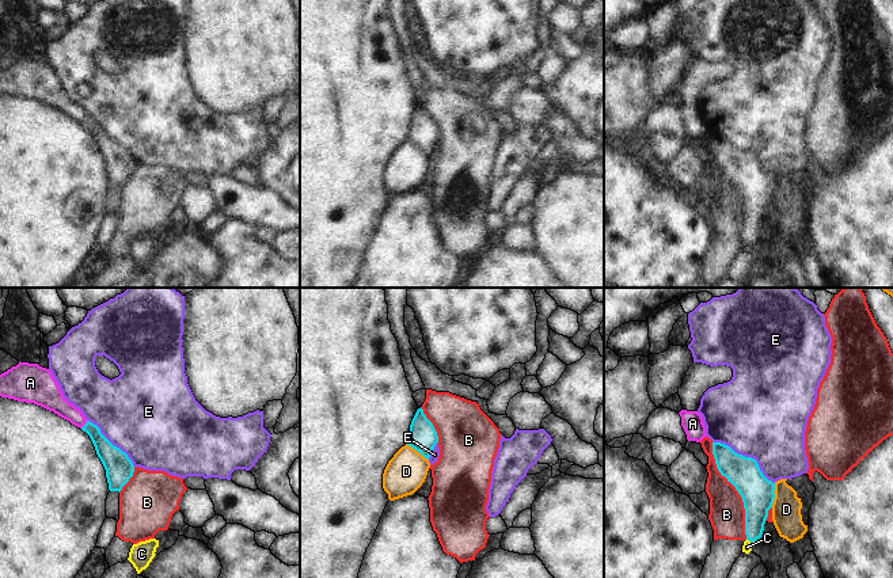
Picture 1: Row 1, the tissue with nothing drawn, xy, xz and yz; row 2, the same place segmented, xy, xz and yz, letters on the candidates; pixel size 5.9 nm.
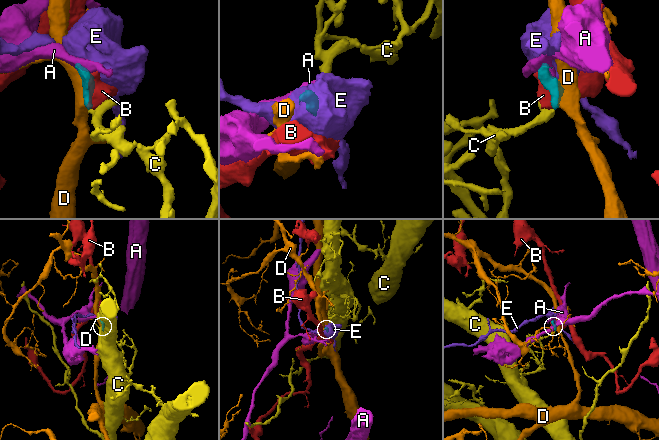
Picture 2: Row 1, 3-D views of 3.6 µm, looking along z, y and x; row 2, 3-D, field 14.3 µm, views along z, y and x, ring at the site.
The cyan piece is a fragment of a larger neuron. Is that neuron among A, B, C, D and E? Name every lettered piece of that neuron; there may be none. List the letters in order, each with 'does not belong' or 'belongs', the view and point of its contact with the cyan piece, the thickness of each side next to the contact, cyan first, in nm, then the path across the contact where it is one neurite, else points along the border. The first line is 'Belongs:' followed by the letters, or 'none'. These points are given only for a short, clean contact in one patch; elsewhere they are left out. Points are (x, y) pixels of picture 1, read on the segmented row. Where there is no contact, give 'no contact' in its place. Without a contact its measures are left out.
Belongs: C
A: does not belong; contact xy (84, 425); calibres 140 and 140 nm; border xy (87, 421), (80, 428)
B: does not belong; contact yz (737, 490); calibres 190 and 200 nm
C: belongs; contact yz (749, 540); calibres 180 and 60 nm; way yz (757, 499), (755, 525), (749, 540), (747, 547)
D: does not belong; contact yz (774, 495); calibres 190 and 180 nm; border yz (775, 483), (771, 506)
E: does not belong; contact yz (747, 457); calibres 190 and 480 nm

